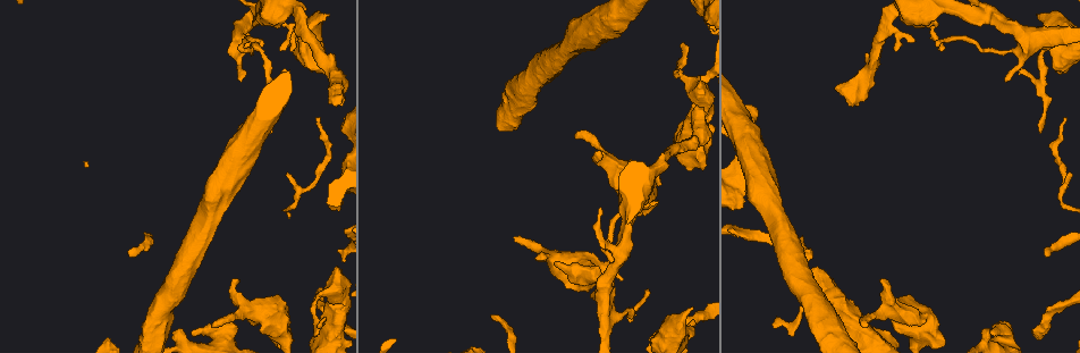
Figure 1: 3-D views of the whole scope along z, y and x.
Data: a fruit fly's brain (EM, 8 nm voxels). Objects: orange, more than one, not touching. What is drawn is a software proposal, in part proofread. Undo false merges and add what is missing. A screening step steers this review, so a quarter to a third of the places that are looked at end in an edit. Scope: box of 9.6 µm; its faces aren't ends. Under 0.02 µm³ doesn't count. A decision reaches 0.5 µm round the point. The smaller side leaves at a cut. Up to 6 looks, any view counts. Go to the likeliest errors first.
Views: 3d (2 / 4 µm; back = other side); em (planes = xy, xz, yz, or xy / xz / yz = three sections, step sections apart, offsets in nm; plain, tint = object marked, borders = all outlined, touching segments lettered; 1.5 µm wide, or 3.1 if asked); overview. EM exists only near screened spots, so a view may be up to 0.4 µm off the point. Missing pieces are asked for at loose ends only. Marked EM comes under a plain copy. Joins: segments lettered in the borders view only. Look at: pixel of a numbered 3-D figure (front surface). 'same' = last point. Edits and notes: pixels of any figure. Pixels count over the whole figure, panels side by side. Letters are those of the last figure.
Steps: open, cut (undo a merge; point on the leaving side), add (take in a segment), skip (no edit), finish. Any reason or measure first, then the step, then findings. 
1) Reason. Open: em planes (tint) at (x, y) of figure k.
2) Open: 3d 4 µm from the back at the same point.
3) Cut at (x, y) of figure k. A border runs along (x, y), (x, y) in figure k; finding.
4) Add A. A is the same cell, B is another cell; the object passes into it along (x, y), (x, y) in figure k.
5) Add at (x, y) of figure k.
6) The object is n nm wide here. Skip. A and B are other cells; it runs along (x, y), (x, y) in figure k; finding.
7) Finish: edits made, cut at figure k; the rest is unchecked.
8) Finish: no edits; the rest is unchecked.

Stops while still wide. Open: em xy step 4 (borders) at (692, 309) of figure 1.

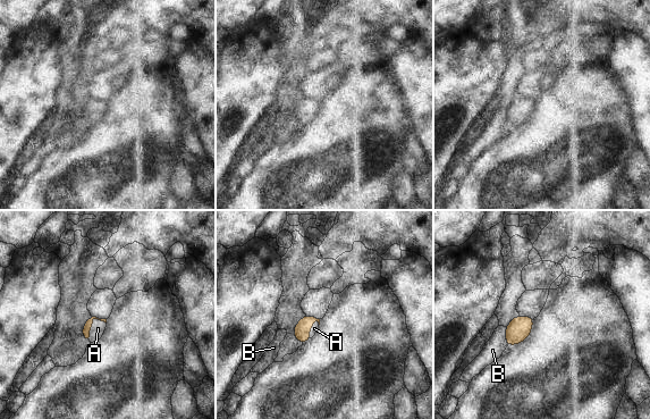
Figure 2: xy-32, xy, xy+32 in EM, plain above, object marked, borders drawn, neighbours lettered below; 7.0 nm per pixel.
Another direction. Open: em planes (borders) at the same point.

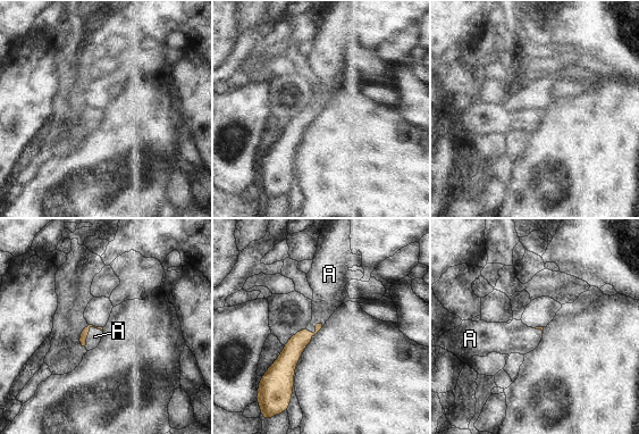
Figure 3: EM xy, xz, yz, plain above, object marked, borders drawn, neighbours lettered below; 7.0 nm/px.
The longest contact is with A, 180 nm. Add A. A is the same cell; the object passes into it along (84, 334), (89, 331), (94, 336) in figure 3; it goes on there.

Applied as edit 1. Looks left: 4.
Open: 3d 2 µm at (272, 132) of figure 1.

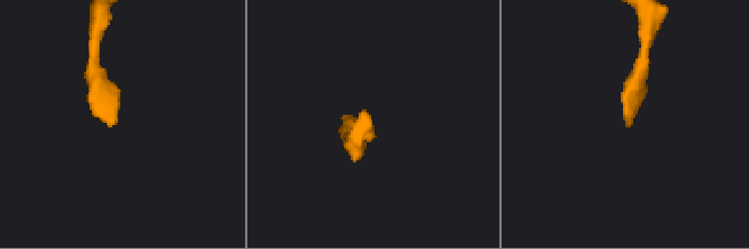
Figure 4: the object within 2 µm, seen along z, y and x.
Need the tissue. Open: em planes (borders) at (631, 124) of figure 4.

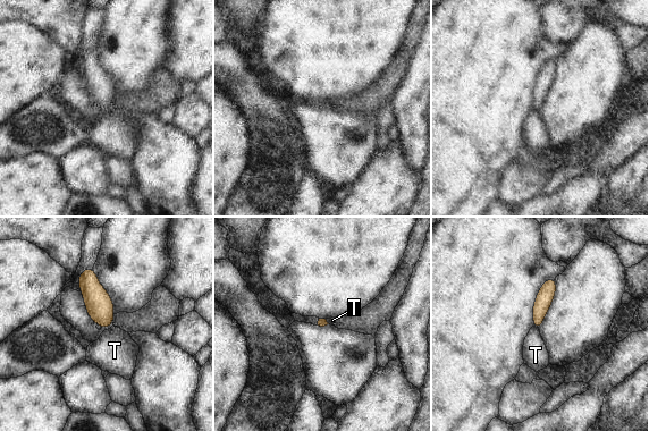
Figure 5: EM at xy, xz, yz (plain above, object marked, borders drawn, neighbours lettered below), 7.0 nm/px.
Skip. T is another cell; a border runs along (532, 327), (538, 329) in figure 5; no lettered segment goes on from it.

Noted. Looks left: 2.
Branch stops here. Open: 3d 2 µm at (1006, 81) of figure 1.

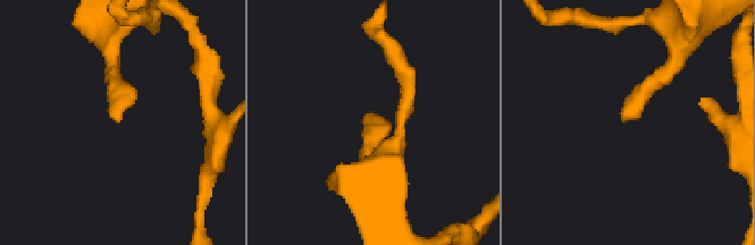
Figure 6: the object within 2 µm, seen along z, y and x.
Need the tissue. Open: em planes (borders) at (374, 113) of figure 6.

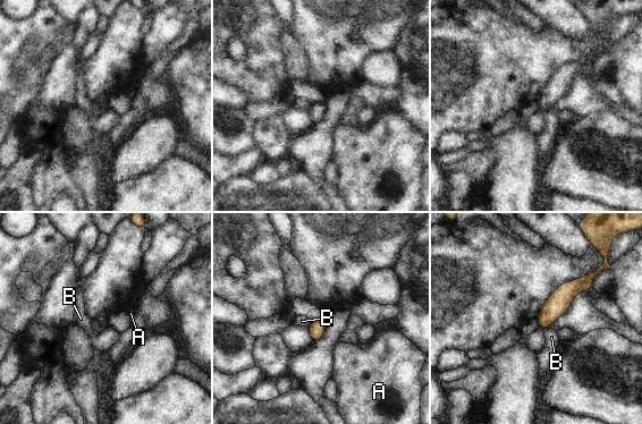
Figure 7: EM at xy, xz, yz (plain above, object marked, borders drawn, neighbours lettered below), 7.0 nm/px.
Skip. A and B are other cells; it runs along (590, 277), (576, 285), (541, 325) in figure 7; no lettered segment goes on from it.

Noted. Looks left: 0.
Finish: edits made, add at figure 3; the rest is unchecked.

